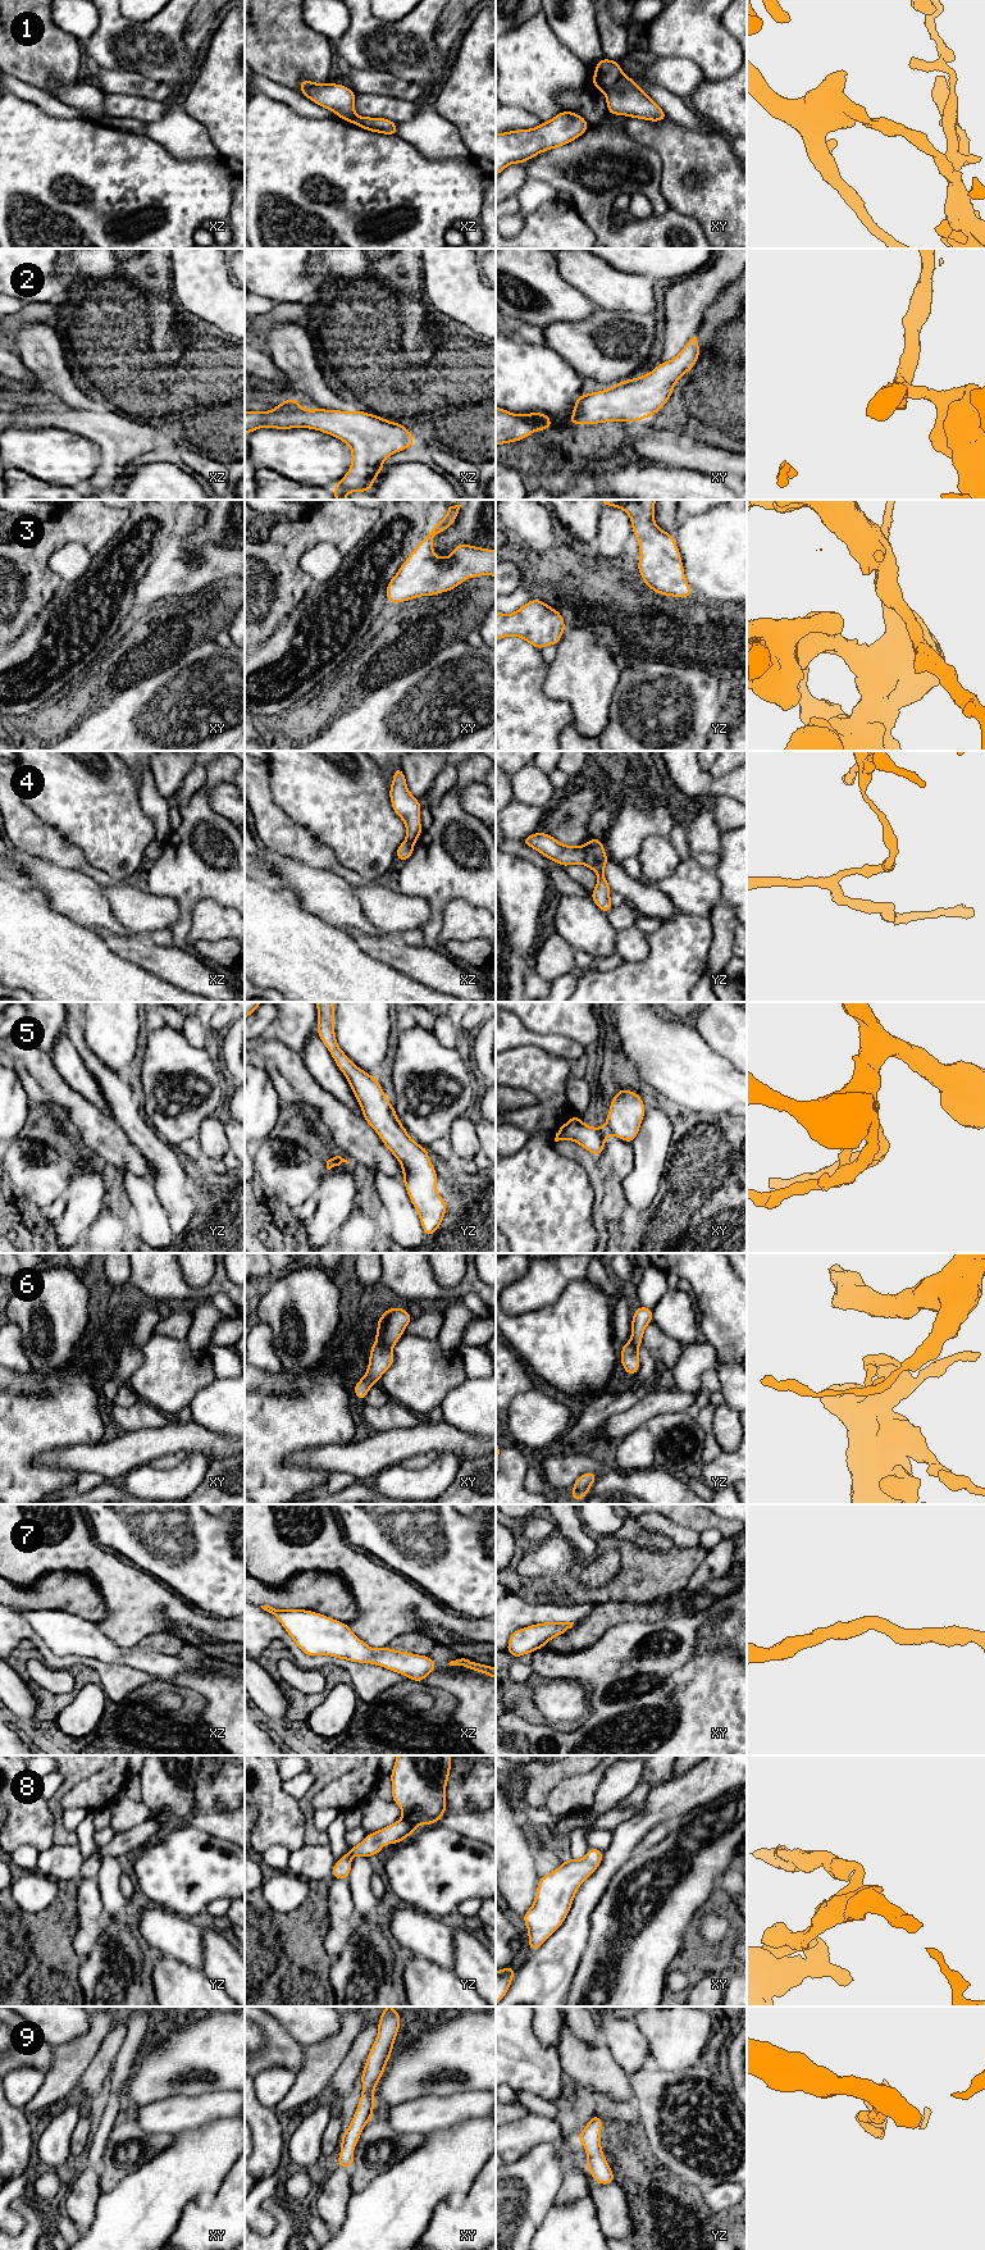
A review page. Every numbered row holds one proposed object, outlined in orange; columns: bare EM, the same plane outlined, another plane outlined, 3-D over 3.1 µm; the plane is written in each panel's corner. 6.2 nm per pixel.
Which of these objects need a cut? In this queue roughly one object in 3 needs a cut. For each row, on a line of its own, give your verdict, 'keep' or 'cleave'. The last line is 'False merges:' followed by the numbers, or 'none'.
1: cleave
2: keep
3: keep
4: cleave
5: keep
6: cleave
7: keep
8: keep
9: keep
False merges: 1, 4, 6

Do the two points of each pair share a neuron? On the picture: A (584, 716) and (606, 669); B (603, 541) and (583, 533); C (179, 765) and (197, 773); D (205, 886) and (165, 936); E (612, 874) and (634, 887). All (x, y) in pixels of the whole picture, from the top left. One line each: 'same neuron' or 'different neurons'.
A: same neuron
B: different neurons
C: different neurons
D: different neurons
E: same neuron

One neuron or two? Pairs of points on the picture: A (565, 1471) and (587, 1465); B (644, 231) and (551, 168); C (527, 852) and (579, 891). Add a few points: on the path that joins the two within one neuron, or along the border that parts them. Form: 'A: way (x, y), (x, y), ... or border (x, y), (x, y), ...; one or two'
A: way (570, 1466), (582, 1465); one
B: way (619, 235), (600, 221), (597, 210), (577, 190); one
C: way (539, 860), (566, 884); one

